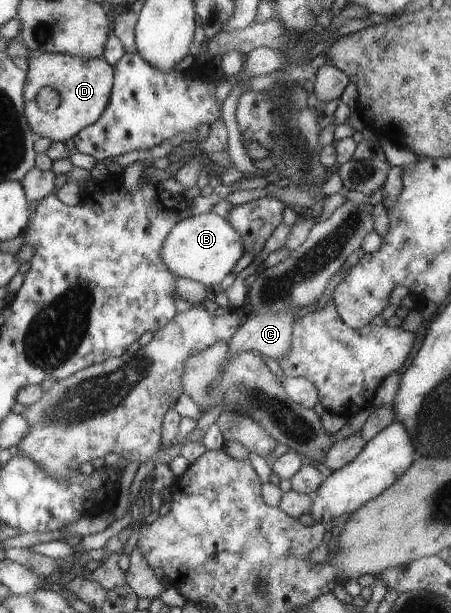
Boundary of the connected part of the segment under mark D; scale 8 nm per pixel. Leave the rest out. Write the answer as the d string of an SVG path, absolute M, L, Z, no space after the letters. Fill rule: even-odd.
M43 54L38 57L29 57L28 80L24 89L24 100L27 101L27 119L31 124L32 132L39 137L48 138L52 142L64 142L75 138L81 130L99 122L103 112L107 110L111 102L111 92L115 86L114 68L101 56L100 58L86 58L69 54ZM50 86L59 92L61 96L60 106L55 110L44 113L36 103L36 97L40 89Z

